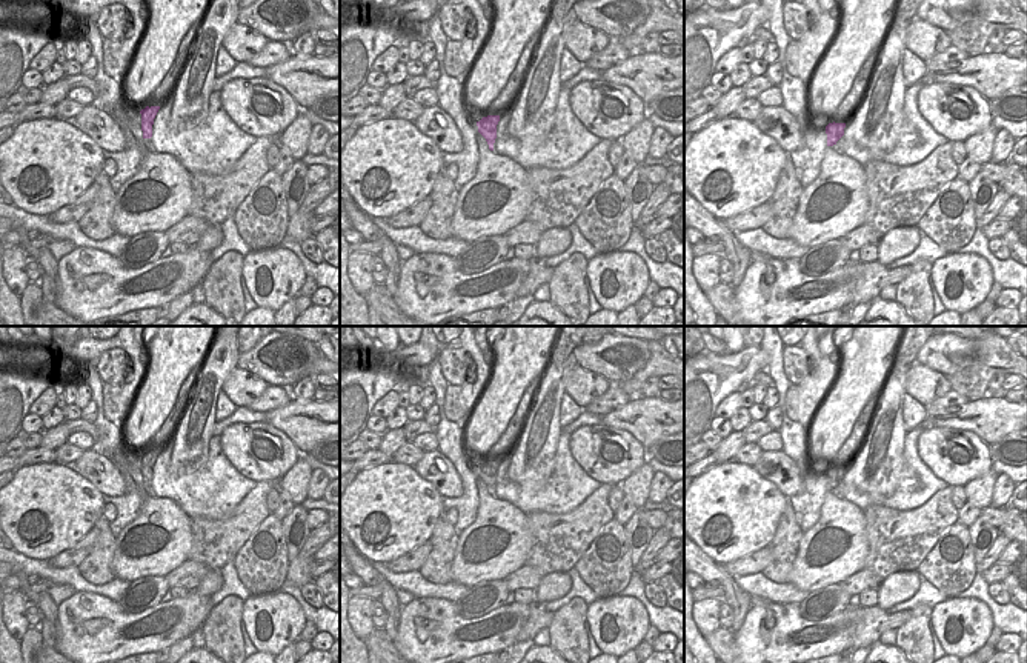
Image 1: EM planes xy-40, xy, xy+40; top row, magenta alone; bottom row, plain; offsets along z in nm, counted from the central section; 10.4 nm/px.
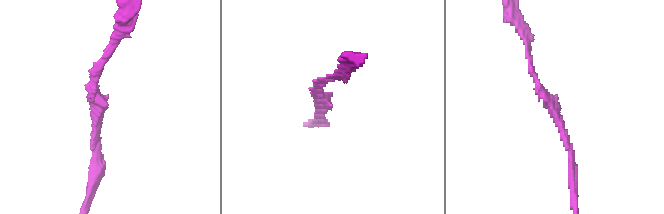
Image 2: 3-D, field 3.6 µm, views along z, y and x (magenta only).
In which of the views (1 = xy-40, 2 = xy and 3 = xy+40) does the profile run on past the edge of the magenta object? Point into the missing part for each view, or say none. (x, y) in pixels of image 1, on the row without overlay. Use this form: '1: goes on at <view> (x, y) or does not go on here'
1: does not go on here
2: does not go on here
3: does not go on here

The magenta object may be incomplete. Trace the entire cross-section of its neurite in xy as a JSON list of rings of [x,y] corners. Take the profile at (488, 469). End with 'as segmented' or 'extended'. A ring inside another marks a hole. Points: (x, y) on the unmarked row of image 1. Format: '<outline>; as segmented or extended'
[[[487,460],[483,461],[480,466],[477,466],[478,477],[486,483],[490,495],[494,495],[498,466],[500,466],[500,460]]]; as segmented

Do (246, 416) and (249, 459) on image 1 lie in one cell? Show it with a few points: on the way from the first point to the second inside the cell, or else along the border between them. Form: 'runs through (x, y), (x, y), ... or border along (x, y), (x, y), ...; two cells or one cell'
border along (265, 420), (234, 422), (220, 436); two cells

